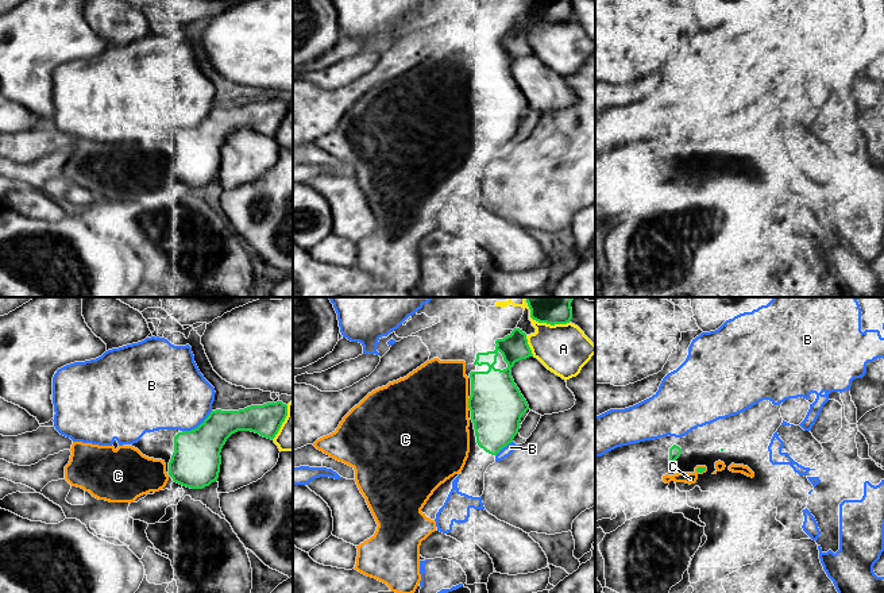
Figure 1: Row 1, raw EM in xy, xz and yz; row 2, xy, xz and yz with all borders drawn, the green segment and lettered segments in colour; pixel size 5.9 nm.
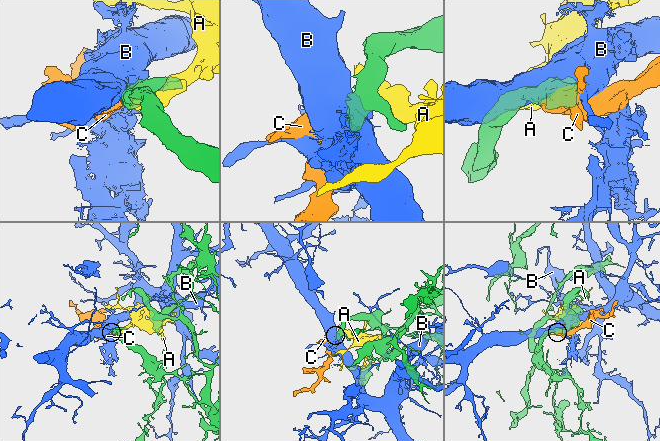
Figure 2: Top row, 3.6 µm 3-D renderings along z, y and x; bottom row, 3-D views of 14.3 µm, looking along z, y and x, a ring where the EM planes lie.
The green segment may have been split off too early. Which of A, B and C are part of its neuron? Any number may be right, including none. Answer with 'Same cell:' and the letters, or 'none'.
Same cell: C

